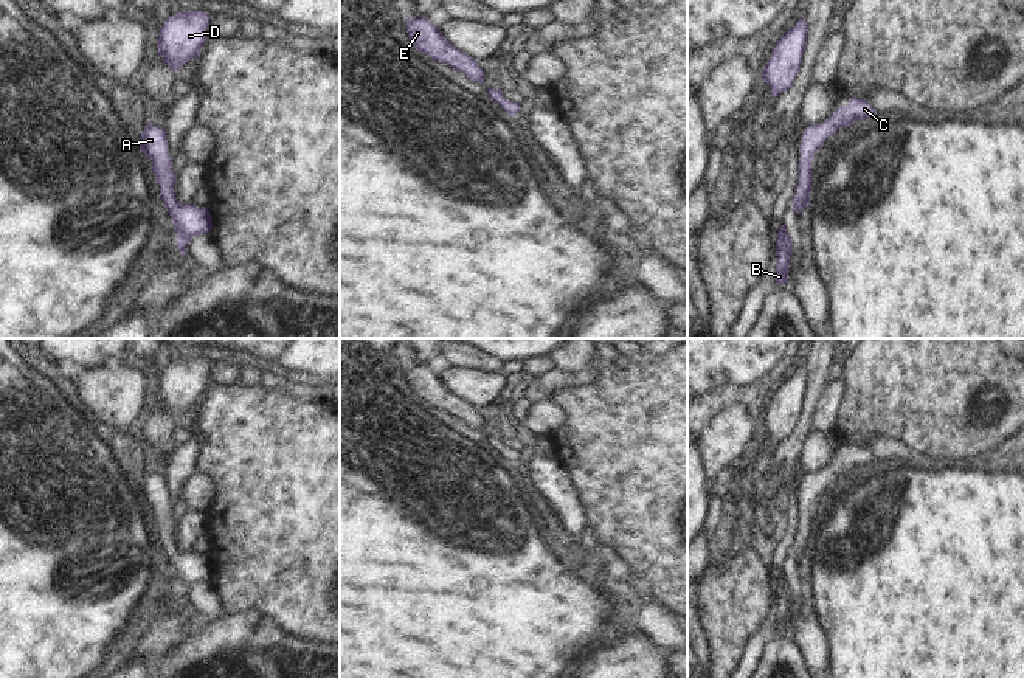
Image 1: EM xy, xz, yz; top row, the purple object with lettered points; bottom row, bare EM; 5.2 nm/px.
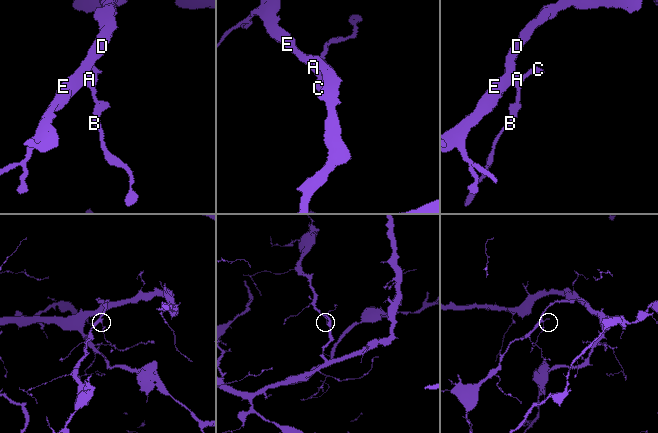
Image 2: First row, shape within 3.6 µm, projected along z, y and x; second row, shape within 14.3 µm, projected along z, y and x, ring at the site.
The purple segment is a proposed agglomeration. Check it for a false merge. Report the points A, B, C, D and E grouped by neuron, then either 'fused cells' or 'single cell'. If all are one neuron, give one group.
groups A B C D E; single cell

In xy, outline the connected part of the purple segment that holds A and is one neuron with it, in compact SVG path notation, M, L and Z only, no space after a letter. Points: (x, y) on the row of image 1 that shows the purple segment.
M147 123L141 133L141 152L152 161L150 169L157 177L160 197L177 233L177 247L180 254L185 256L185 245L192 236L211 231L211 213L208 208L178 203L174 192L177 177L172 171L172 158L169 157L164 129L158 129Z

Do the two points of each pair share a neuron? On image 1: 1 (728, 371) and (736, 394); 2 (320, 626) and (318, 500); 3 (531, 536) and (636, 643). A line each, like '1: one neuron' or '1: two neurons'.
1: two neurons
2: one neuron
3: two neurons

